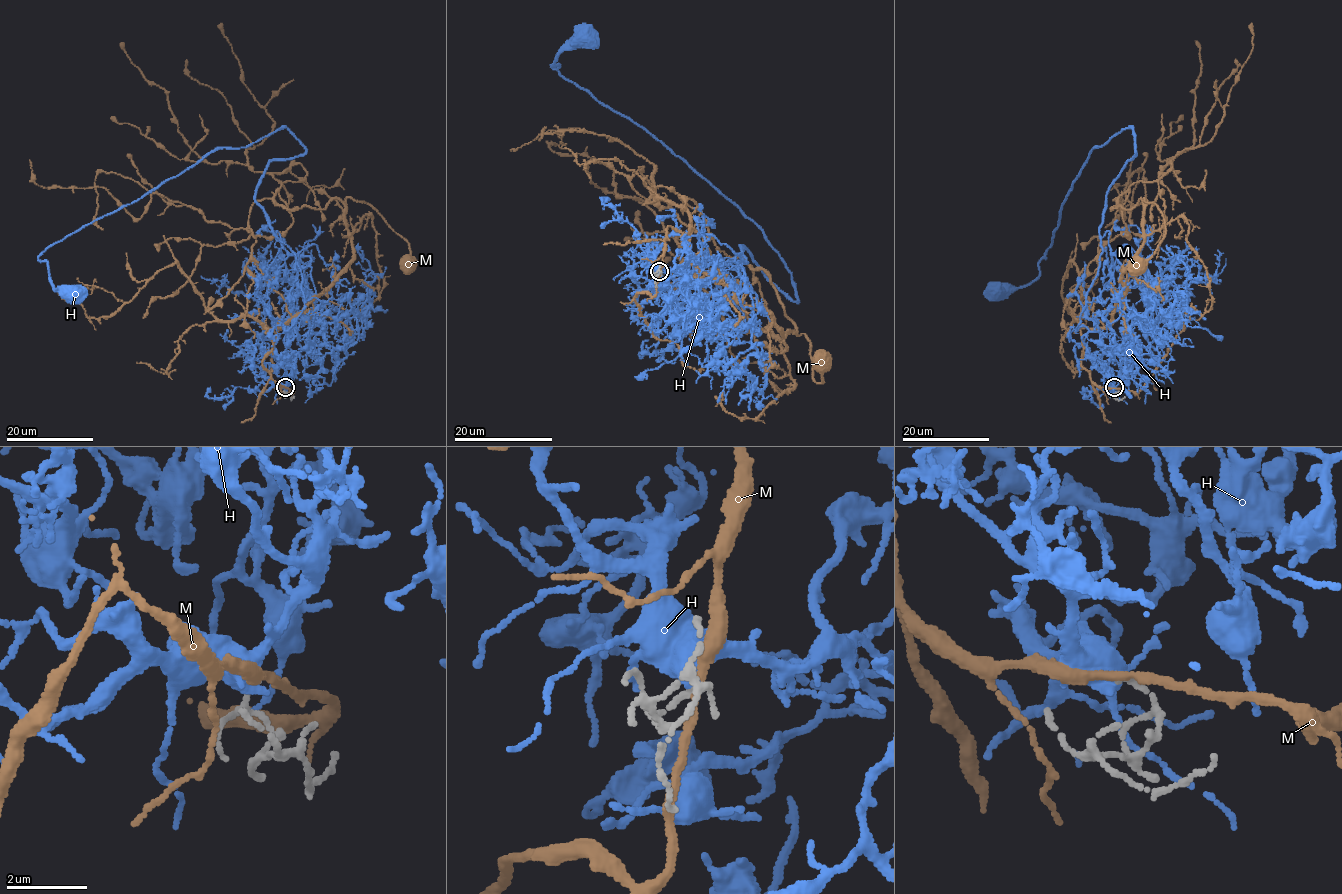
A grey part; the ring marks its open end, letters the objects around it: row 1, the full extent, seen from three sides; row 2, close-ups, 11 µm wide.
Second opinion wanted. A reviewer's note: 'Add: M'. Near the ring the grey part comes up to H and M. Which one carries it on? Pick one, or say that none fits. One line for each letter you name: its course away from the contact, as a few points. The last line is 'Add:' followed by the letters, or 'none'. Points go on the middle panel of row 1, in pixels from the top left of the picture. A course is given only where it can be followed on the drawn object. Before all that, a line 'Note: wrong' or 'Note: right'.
Note: wrong
Add: none

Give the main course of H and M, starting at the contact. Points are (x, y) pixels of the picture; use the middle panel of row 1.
H: (658, 272), (683, 241), (711, 235), (748, 262), (743, 244), (799, 301), (740, 208), (552, 67), (586, 36)
M: (659, 272), (667, 226), (691, 227), (690, 260), (781, 335), (806, 336), (822, 383), (819, 360)

